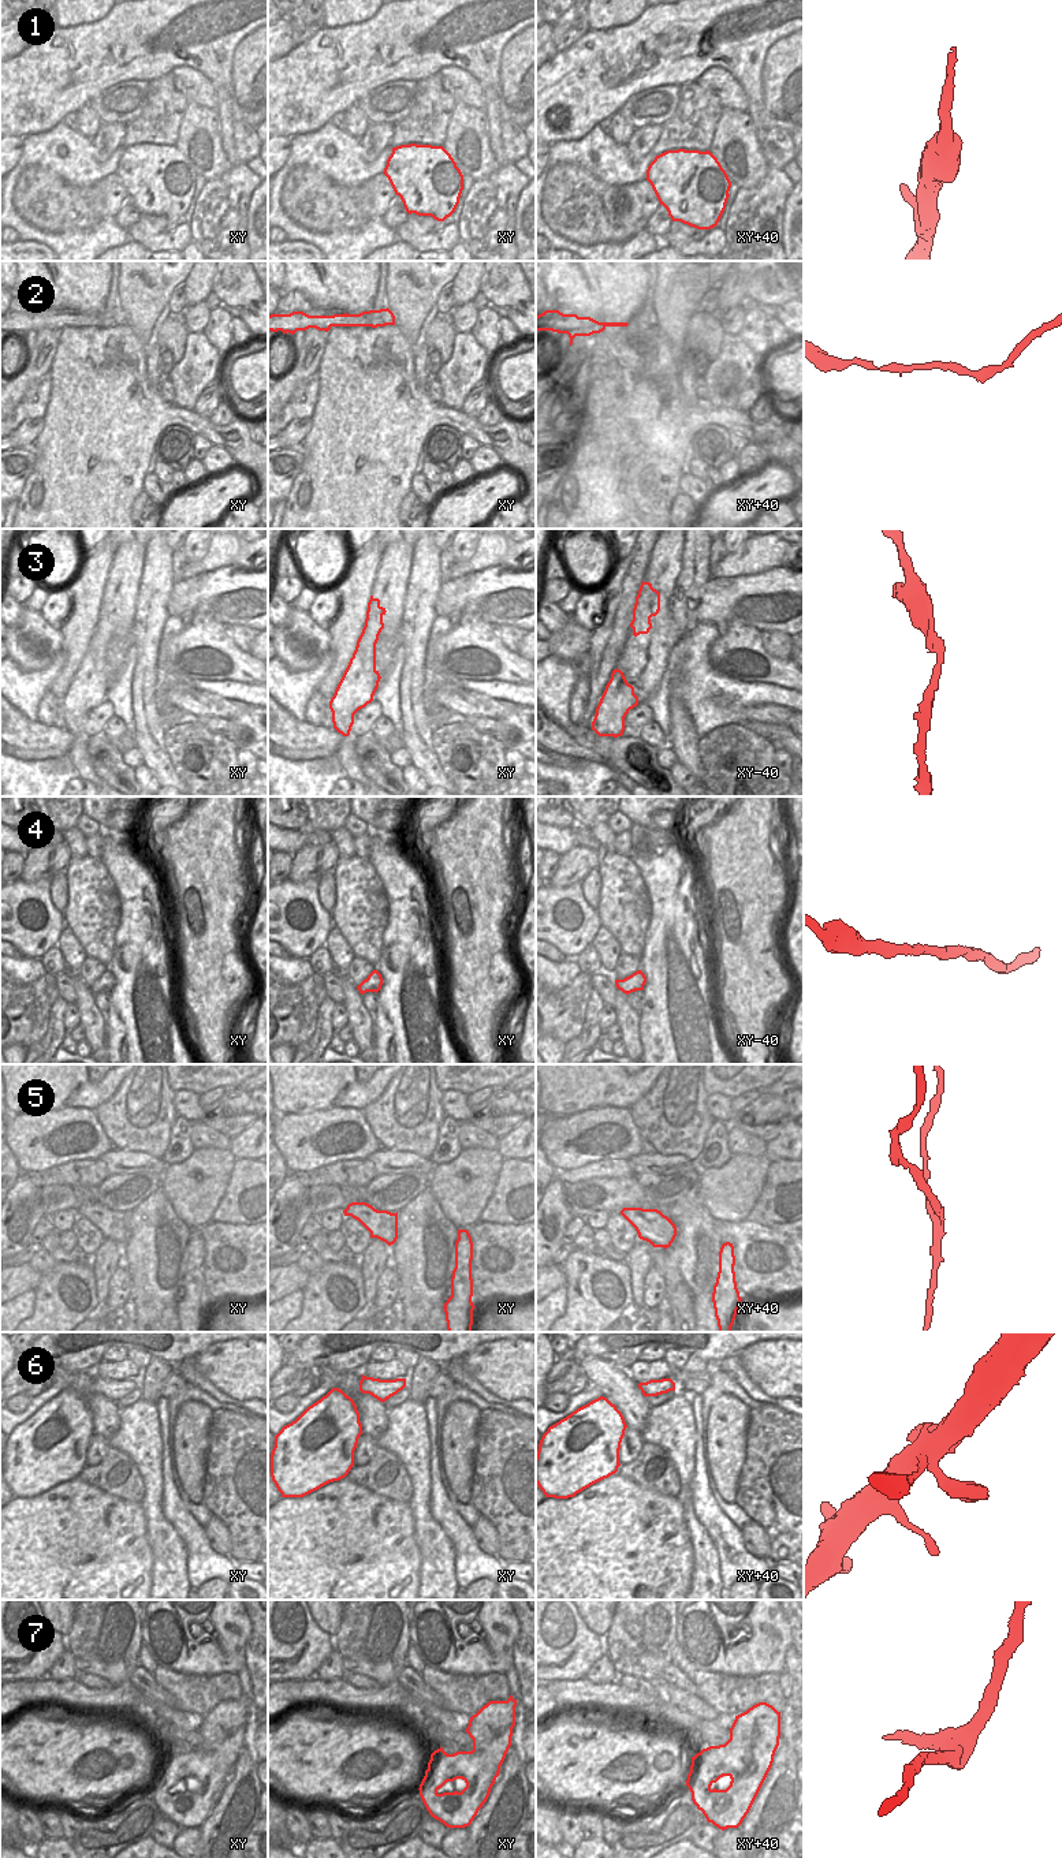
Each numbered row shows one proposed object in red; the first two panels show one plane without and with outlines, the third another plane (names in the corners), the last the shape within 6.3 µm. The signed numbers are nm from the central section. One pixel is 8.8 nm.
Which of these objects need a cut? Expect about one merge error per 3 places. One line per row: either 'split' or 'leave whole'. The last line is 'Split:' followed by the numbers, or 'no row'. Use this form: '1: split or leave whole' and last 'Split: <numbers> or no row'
1: split
2: leave whole
3: split
4: leave whole
5: split
6: leave whole
7: leave whole
Split: 1, 3, 5

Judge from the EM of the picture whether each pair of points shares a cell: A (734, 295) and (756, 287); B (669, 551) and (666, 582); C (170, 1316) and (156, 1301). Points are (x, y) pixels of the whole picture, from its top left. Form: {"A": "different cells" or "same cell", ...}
{"A": "different cells", "B": "same cell", "C": "different cells"}

